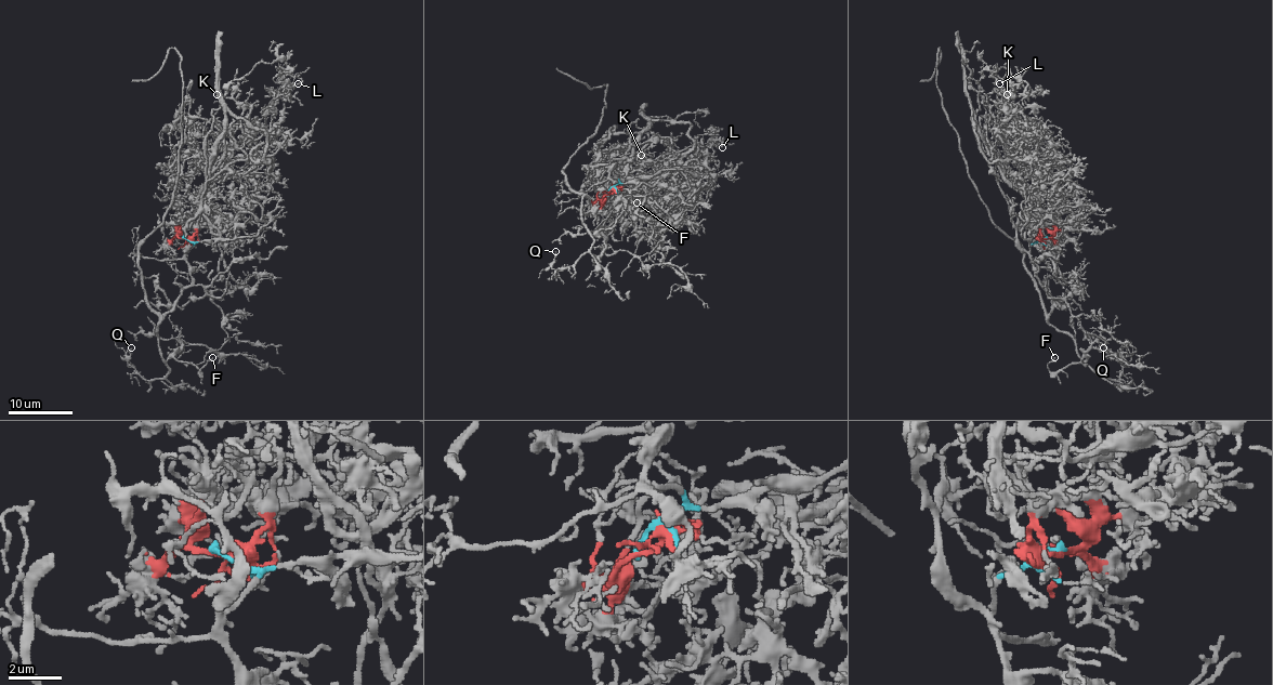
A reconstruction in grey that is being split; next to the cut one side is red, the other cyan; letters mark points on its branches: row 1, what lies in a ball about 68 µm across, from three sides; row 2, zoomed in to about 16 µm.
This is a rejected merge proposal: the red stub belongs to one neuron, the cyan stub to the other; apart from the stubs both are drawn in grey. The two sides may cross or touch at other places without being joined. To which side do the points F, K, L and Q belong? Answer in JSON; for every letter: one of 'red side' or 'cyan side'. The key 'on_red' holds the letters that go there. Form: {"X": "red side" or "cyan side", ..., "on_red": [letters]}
{"F": "cyan side", "K": "red side", "L": "red side", "Q": "cyan side", "on_red": ["K", "L"]}

